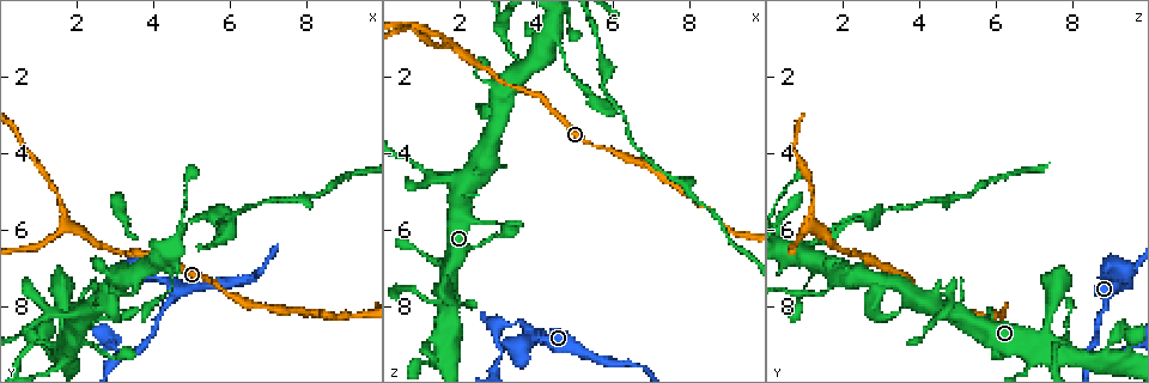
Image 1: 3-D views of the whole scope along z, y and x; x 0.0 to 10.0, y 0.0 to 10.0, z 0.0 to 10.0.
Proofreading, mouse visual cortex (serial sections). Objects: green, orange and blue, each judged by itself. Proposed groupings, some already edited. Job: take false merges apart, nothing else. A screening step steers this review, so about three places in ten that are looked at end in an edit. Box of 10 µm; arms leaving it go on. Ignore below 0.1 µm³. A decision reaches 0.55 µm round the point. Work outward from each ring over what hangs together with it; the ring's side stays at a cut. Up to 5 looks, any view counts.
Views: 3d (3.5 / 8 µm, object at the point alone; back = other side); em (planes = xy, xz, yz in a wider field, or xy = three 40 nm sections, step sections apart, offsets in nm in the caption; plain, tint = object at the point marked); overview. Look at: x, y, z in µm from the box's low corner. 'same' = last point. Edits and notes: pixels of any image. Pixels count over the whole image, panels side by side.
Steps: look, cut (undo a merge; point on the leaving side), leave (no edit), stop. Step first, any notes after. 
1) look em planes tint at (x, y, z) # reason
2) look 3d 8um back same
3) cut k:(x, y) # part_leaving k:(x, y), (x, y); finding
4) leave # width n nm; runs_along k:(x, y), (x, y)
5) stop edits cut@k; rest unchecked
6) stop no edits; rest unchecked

look 3d 8um at (4.55, 6.50, 1.00)

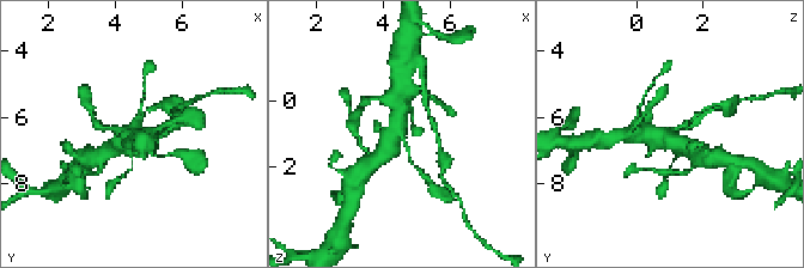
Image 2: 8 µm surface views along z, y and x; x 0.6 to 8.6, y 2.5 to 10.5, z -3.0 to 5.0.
look em xy step 5 tint same

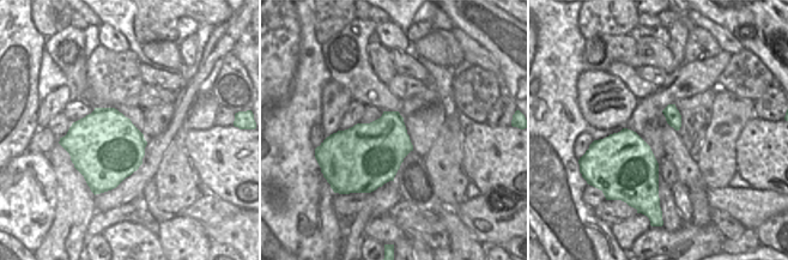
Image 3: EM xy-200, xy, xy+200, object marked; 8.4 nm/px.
leave # runs_along 2:(113, 148), (122, 145), (141, 122); all the same cell

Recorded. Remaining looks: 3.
look 3d 8um back at (3.00, 9.40, 8.45) # sharp bend

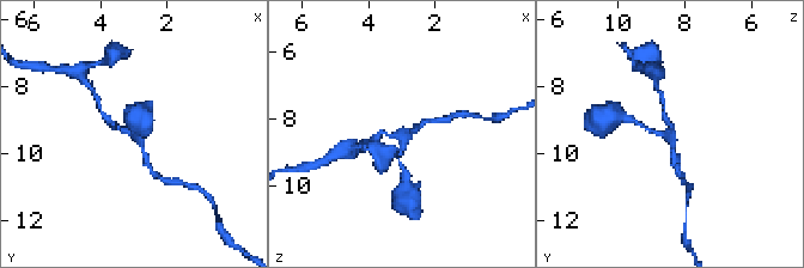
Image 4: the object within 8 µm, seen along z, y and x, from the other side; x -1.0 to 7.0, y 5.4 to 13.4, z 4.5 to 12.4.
look 3d 3.5um same # zoom in

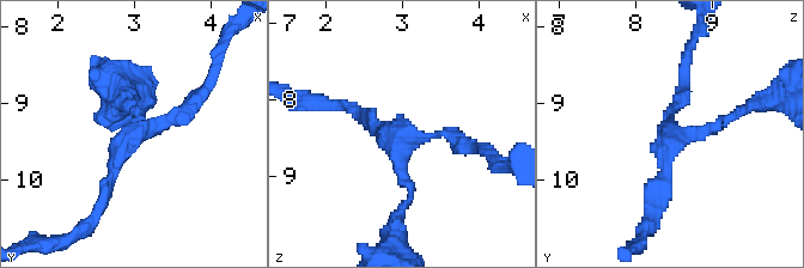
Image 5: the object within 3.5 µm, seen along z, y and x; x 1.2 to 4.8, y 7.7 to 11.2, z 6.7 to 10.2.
look em xy step 1 tint at (3.05, 9.40, 8.50) # arms 3; arm_widths 150, 150, 150 nm; now the EM

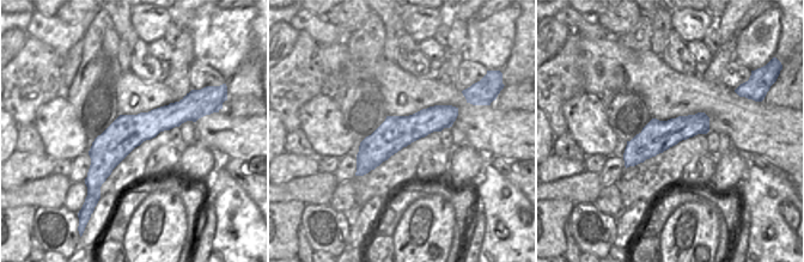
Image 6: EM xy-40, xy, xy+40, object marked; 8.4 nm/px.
leave # runs_along 5:(203, 92), (134, 136), (138, 114); all the same cell

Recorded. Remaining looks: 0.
stop no edits; rest unchecked

